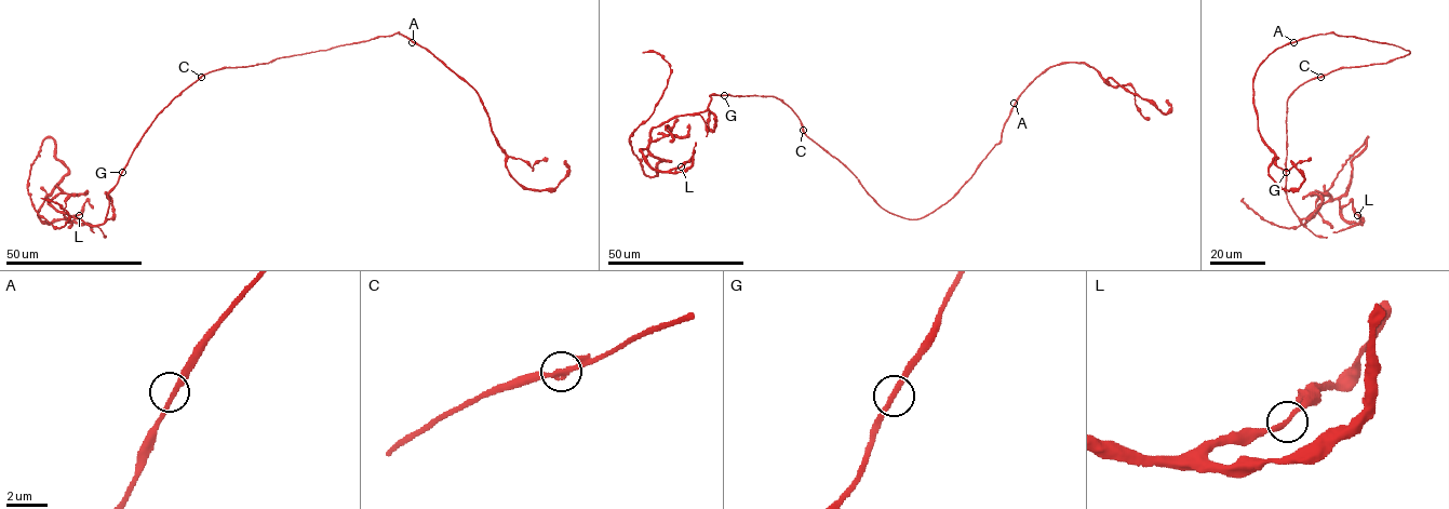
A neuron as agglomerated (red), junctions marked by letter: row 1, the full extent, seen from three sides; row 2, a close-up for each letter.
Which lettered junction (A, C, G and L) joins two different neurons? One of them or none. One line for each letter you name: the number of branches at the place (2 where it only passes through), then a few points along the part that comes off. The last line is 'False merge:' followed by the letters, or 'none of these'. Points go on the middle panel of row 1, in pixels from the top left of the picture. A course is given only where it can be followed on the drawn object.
False merge: none of these

